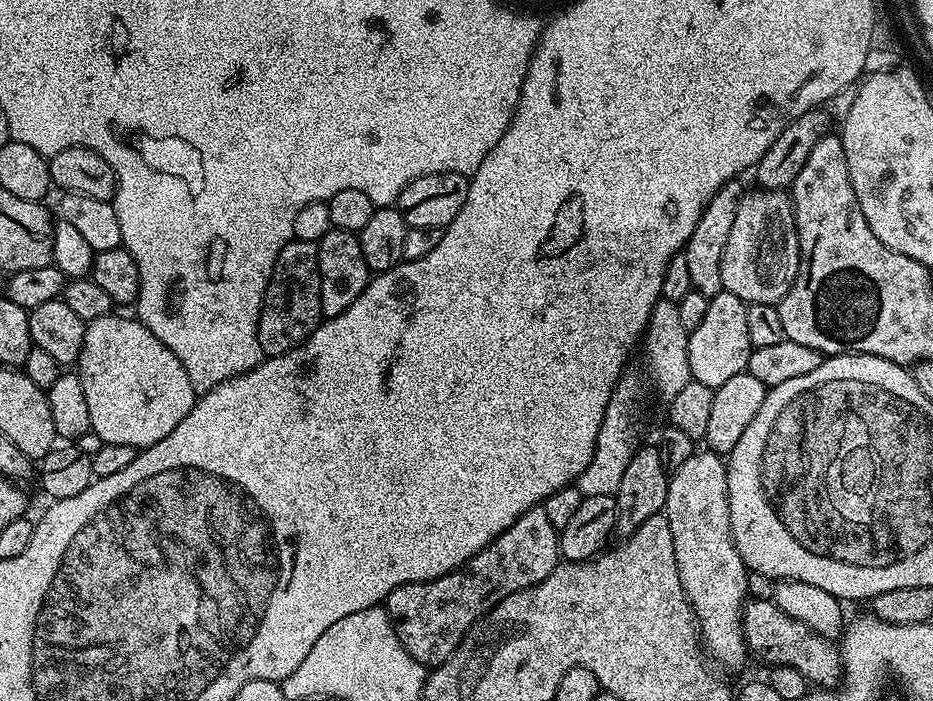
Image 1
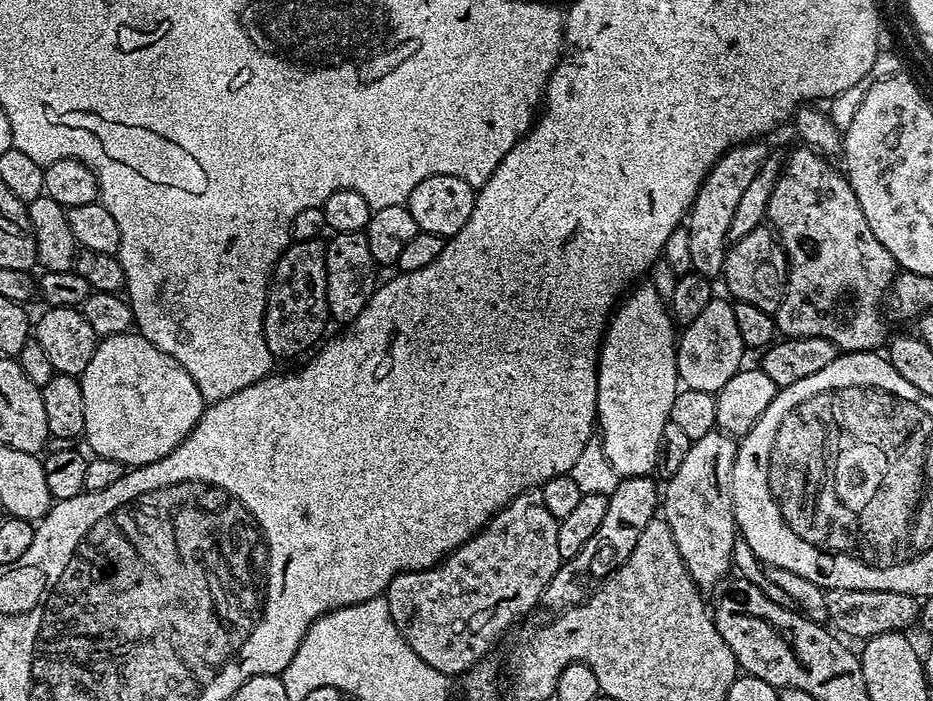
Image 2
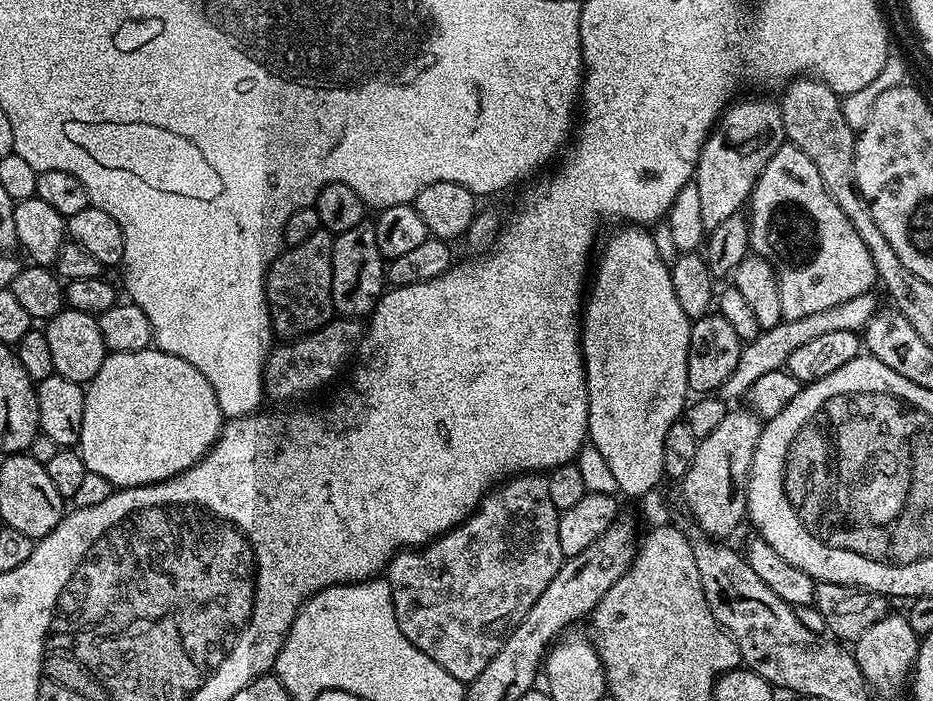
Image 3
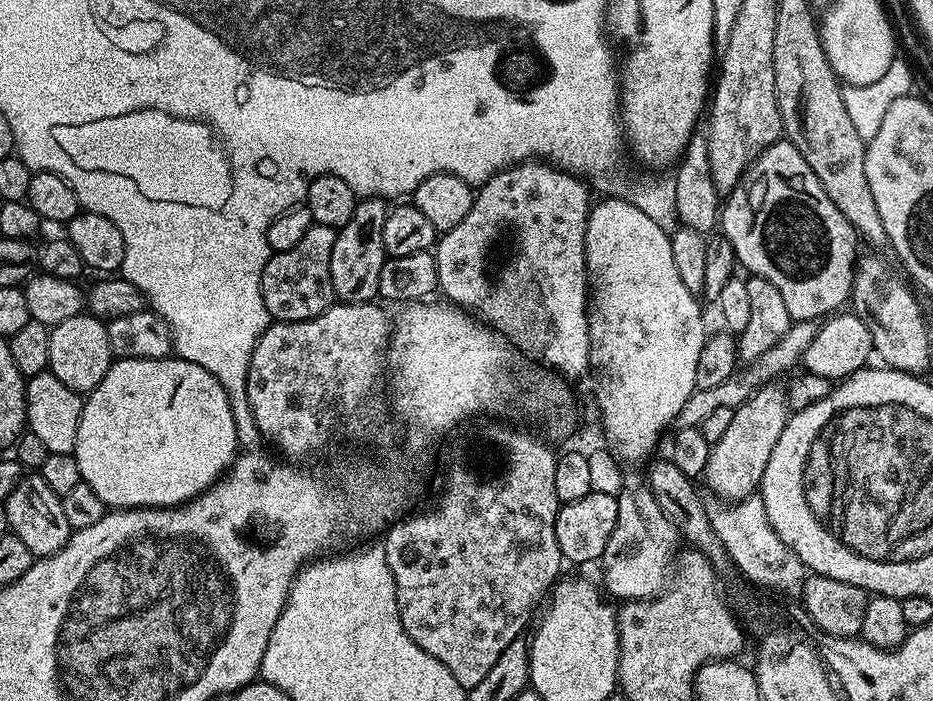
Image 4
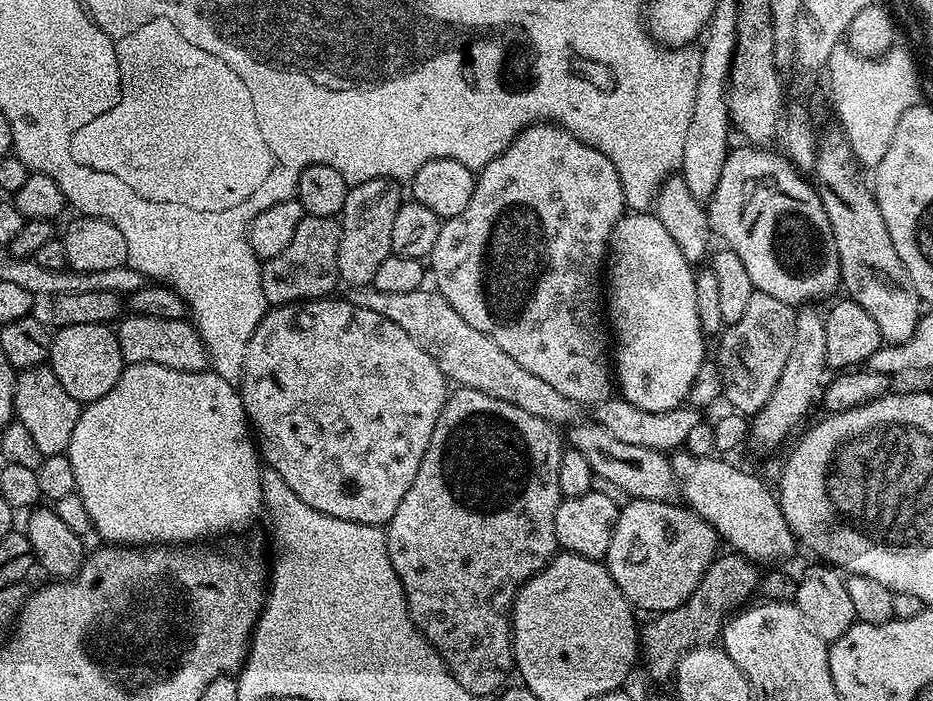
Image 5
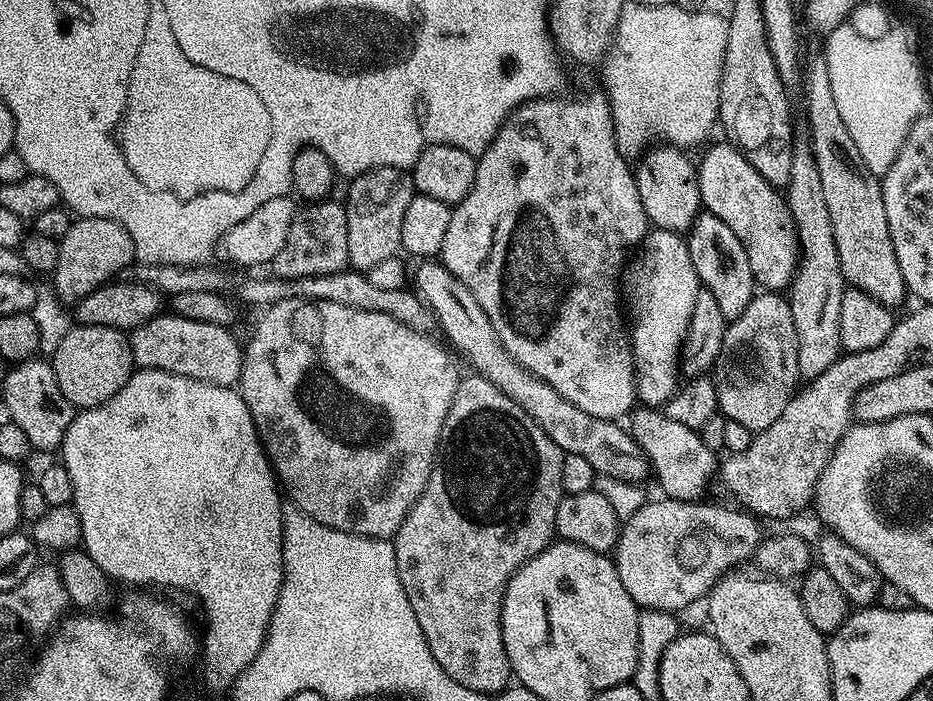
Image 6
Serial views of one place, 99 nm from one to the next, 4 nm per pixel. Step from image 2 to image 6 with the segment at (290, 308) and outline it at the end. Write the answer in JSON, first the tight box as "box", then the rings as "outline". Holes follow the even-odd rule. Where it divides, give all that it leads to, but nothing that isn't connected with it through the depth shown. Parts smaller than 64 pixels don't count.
{"box":[270,198,349,280],"outline":[[[336,198],[308,202],[297,211],[296,217],[290,222],[290,230],[286,234],[286,242],[282,250],[274,254],[270,265],[271,275],[280,276],[284,280],[296,280],[299,276],[317,276],[318,274],[334,274],[345,271],[349,267],[348,251],[346,250],[346,210],[343,203]]]}

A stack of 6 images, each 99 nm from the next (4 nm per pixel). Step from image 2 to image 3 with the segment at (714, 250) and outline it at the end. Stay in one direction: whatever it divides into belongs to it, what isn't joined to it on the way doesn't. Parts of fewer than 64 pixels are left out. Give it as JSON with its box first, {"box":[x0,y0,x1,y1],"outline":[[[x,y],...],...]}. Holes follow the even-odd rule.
{"box":[694,100,786,230],"outline":[[[739,100],[724,109],[696,163],[694,182],[702,205],[702,222],[708,230],[747,205],[762,170],[766,170],[766,162],[786,142],[780,109],[773,101],[771,104],[768,100]]]}

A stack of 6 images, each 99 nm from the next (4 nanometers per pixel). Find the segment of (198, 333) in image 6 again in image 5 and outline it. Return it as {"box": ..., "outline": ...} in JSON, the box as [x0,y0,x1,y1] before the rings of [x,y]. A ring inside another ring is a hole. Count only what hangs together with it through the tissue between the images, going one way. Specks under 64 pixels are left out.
{"box":[114,314,210,372],"outline":[[[128,314],[115,325],[114,331],[125,365],[157,364],[175,372],[203,372],[209,367],[210,357],[204,348],[204,341],[187,319],[171,320]]]}

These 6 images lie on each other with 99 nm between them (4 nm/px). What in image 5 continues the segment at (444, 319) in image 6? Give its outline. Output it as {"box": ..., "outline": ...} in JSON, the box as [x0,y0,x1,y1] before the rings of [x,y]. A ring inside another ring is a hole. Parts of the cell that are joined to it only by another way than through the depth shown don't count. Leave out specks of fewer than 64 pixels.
{"box":[566,422,678,502],"outline":[[[576,422],[567,429],[566,440],[571,447],[578,450],[578,454],[586,457],[590,462],[593,476],[601,476],[607,481],[614,482],[625,497],[634,500],[663,500],[672,502],[677,499],[678,485],[676,475],[672,469],[671,459],[658,450],[650,450],[646,446],[629,446],[627,442],[618,442],[601,424]]]}

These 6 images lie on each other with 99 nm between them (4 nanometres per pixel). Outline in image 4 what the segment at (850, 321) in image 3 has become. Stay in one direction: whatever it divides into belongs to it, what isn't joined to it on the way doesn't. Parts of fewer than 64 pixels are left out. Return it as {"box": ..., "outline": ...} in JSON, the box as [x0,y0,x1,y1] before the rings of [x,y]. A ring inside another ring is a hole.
{"box":[674,320,819,429],"outline":[[[813,320],[795,321],[779,342],[745,367],[748,369],[744,373],[741,371],[739,374],[732,375],[726,382],[721,382],[718,386],[710,386],[710,390],[697,388],[690,394],[690,398],[686,398],[686,406],[682,406],[682,410],[678,410],[674,421],[675,427],[677,429],[698,428],[712,411],[726,410],[727,408],[734,410],[745,404],[757,388],[762,388],[765,384],[771,384],[784,378],[780,376],[786,375],[792,367],[799,365],[805,350],[817,336],[818,328],[819,325]]]}

